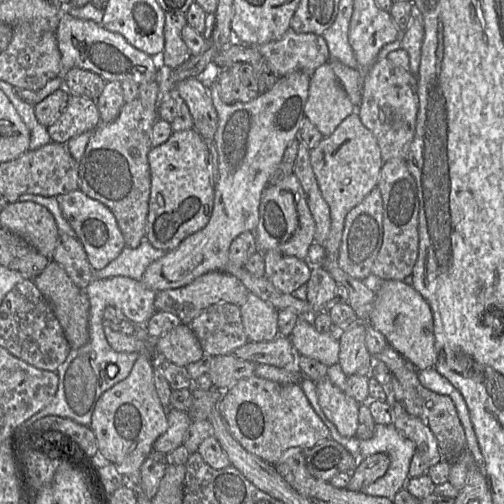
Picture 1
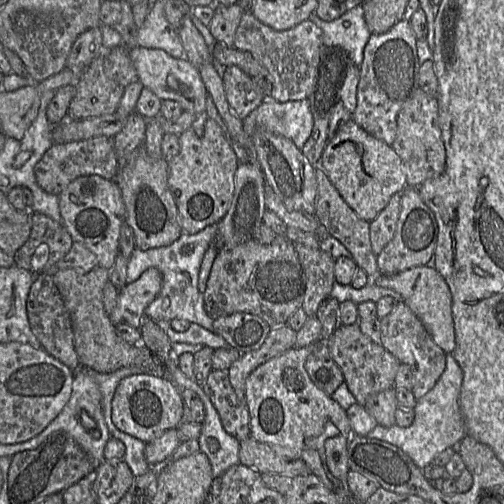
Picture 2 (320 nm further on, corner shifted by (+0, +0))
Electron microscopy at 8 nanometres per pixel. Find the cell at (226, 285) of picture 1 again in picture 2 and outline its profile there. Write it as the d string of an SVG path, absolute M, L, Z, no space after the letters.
M285 235L270 244L251 238L233 247L221 246L203 292L205 310L216 319L235 312L259 316L271 328L284 325L302 307L307 290L306 272L294 242Z

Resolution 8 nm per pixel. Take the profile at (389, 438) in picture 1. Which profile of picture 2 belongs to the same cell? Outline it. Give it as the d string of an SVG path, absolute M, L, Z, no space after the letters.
M446 355L446 367L435 386L418 399L414 411L414 421L408 427L378 424L367 437L386 441L400 448L421 469L433 462L436 455L448 447L456 447L466 436L466 425L459 406L459 395L463 382L463 370L453 357Z

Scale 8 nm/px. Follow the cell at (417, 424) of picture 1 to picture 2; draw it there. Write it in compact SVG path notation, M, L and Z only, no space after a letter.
M400 301L392 311L380 319L381 344L392 353L401 364L411 367L414 382L411 391L418 400L429 392L441 377L446 367L446 353L432 339L431 335L406 303Z

